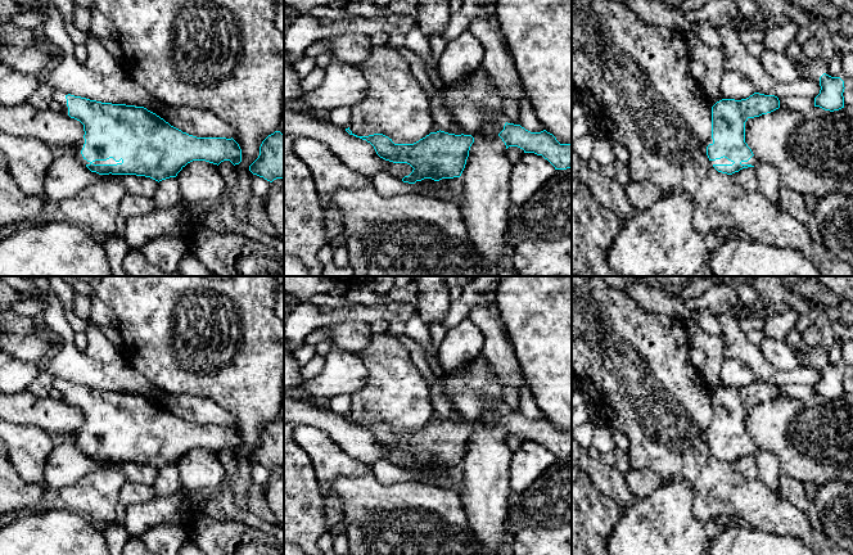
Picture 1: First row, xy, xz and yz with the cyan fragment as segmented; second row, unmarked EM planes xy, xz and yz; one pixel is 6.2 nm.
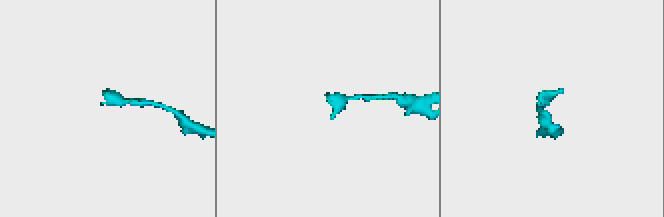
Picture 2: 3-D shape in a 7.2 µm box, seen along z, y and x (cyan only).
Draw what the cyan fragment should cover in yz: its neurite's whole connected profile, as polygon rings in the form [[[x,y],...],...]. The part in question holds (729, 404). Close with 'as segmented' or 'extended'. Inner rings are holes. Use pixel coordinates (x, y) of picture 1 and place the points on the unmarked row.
[[[754,380],[746,387],[722,387],[712,394],[712,423],[707,427],[707,443],[722,461],[732,462],[758,450],[745,430],[745,410],[780,396],[775,383]]]; extended

